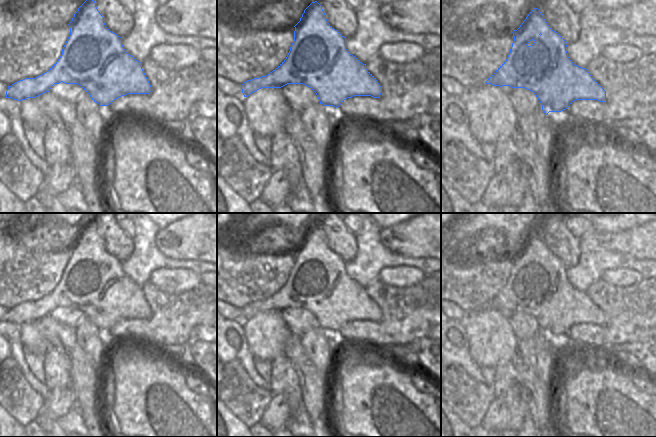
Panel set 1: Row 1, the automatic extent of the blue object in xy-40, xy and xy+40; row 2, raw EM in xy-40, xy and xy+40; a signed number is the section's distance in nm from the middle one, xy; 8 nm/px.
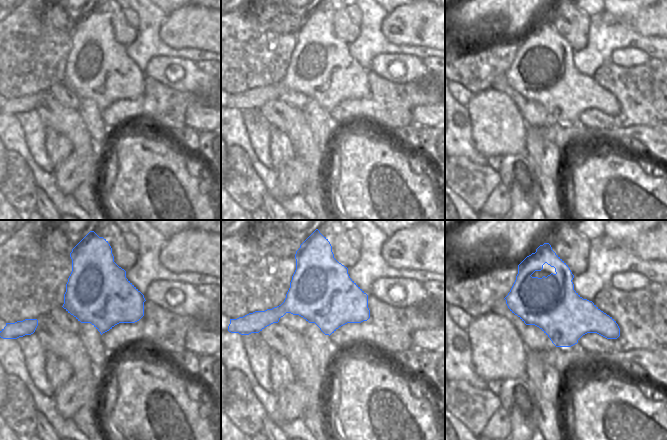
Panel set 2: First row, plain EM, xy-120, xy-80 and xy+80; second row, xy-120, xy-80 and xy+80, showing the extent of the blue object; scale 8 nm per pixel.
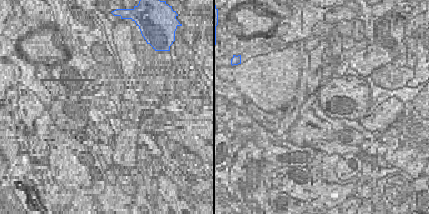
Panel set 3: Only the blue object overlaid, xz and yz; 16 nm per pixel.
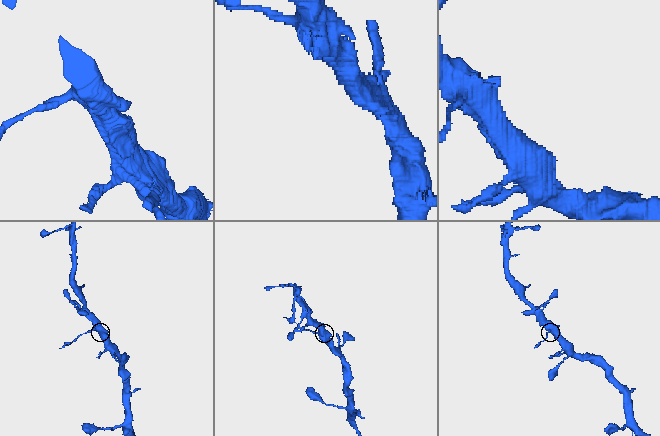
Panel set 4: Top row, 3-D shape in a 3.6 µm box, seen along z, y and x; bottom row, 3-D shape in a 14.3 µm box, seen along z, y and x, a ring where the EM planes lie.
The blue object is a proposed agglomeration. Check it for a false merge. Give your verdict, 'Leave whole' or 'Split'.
Split

